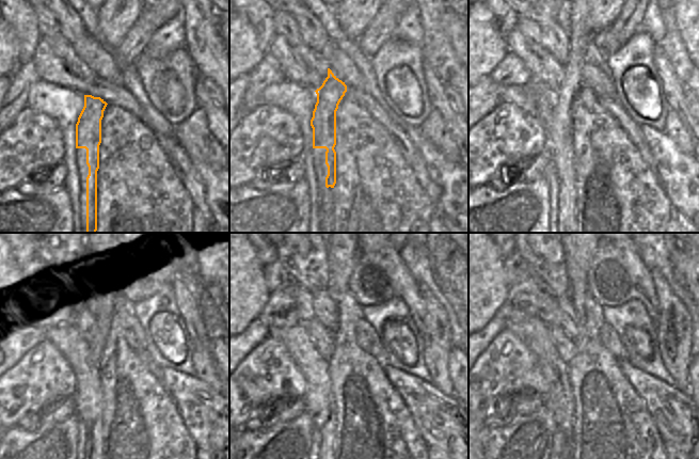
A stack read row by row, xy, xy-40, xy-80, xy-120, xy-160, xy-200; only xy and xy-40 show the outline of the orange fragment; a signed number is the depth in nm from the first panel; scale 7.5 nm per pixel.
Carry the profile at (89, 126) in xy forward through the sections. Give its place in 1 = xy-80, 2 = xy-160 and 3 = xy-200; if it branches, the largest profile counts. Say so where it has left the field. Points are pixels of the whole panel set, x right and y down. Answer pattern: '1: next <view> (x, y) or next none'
1: next xy-80 (560, 129)
2: next xy-160 (343, 254)
3: next xy-200 (582, 254)

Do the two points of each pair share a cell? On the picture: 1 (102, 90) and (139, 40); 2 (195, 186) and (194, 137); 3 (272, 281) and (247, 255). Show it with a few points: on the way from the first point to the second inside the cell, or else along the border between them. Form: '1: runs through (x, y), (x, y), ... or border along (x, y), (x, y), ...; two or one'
1: border along (88, 68), (105, 79), (120, 82); two
2: border along (176, 140), (191, 161); two
3: border along (263, 266), (263, 274), (269, 291); two

